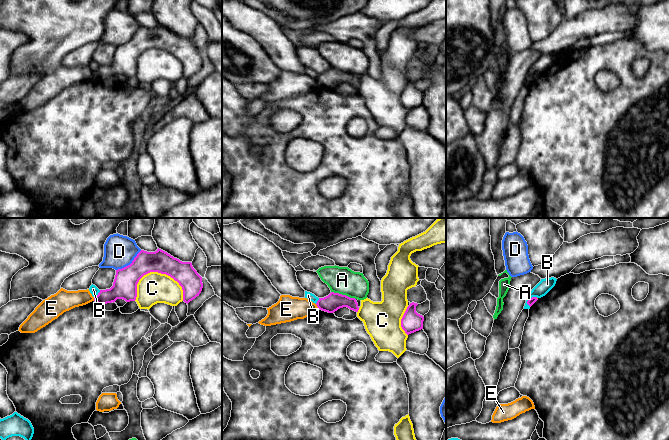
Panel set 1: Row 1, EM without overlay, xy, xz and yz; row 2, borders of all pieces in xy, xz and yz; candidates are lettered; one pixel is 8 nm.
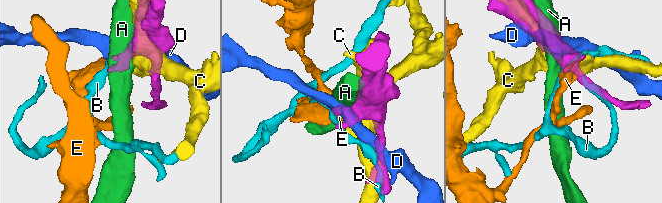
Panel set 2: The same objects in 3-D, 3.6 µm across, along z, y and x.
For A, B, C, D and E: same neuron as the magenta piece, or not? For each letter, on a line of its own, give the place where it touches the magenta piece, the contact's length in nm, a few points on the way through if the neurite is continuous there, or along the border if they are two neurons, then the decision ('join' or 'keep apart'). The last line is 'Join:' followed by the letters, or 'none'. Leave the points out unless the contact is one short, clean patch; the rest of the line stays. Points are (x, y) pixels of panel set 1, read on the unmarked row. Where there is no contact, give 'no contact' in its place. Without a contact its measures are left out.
A: contact xz (343, 71); length 220 nm; keep apart
B: contact yz (532, 73); length 110 nm; border yz (537, 73), (531, 73), (526, 79); keep apart
C: contact xy (165, 49); length 400 nm; keep apart
D: contact xy (130, 40); length 260 nm; border xy (141, 26), (129, 40), (116, 46); keep apart
E: contact xz (317, 82); length 50 nm; border xz (315, 80), (318, 84); keep apart
Join: none

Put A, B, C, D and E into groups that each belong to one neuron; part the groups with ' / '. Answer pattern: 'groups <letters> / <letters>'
groups A / B / C / D / E

